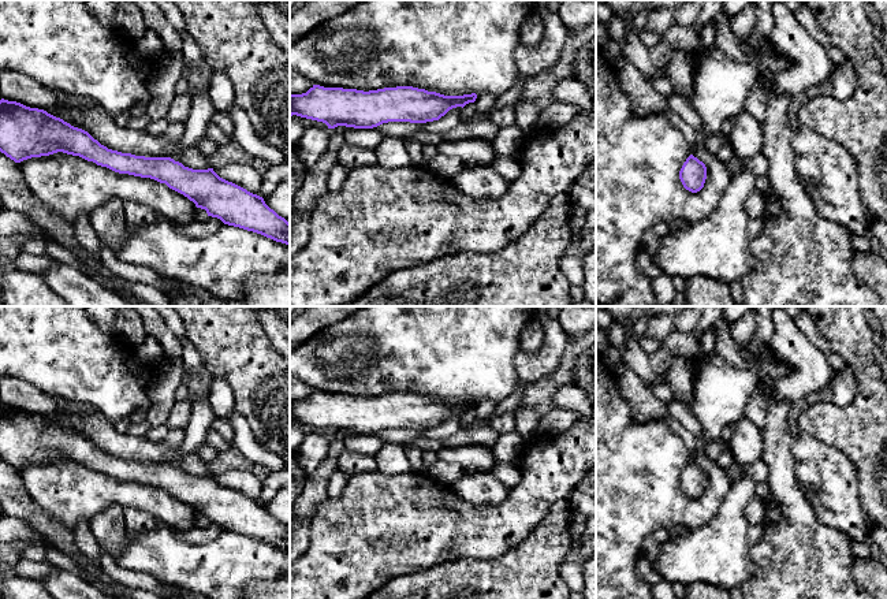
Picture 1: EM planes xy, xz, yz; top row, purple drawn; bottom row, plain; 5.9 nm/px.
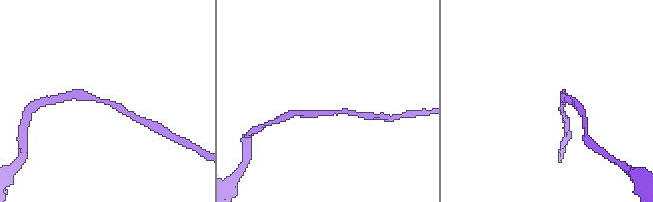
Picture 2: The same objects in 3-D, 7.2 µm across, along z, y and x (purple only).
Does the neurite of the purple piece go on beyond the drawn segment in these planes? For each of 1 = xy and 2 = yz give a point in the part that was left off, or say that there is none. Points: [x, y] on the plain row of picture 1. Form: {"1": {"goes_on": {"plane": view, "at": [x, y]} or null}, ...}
{"1": {"goes_on": null}, "2": {"goes_on": null}}

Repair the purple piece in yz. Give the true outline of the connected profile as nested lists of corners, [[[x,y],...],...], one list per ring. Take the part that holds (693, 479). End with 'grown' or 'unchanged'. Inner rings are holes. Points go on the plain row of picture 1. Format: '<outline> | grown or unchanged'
[[[690,461],[679,477],[679,485],[686,496],[692,499],[700,498],[707,485],[705,470]]] | unchanged

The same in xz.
[[[313,391],[306,399],[290,401],[290,423],[338,432],[373,435],[388,428],[426,429],[450,416],[474,409],[476,399],[444,402],[413,392],[357,397]]] | unchanged

